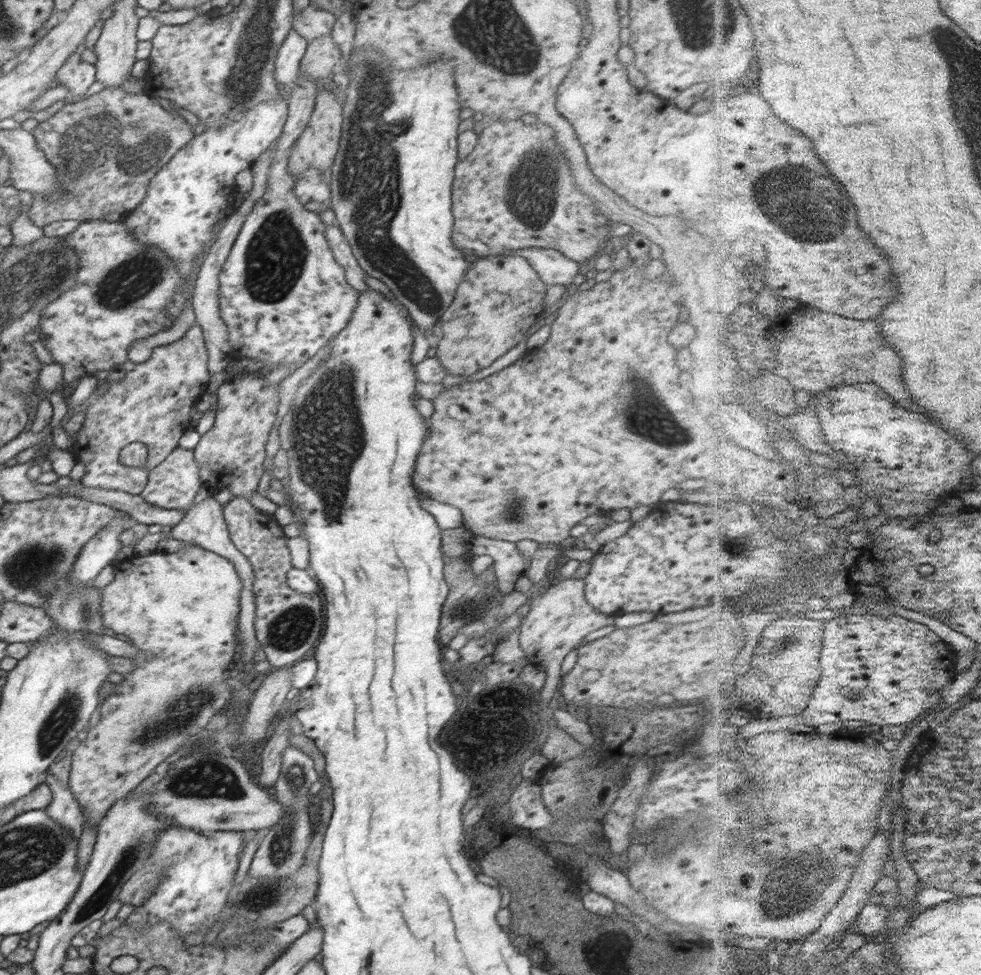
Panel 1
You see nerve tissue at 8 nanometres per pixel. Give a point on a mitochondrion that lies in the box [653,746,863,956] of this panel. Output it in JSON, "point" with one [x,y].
{"point":[789,883]}

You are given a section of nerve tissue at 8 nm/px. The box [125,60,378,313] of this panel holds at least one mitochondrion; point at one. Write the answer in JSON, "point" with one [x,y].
{"point":[275,257]}

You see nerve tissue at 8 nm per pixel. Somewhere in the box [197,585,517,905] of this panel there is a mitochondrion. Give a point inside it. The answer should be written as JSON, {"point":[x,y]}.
{"point":[293,628]}

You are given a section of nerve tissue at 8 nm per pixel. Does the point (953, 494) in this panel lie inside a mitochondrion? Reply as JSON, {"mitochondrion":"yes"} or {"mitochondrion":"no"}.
{"mitochondrion":"no"}

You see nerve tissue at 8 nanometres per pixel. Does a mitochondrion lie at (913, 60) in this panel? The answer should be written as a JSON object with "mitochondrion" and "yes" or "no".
{"mitochondrion":"no"}

